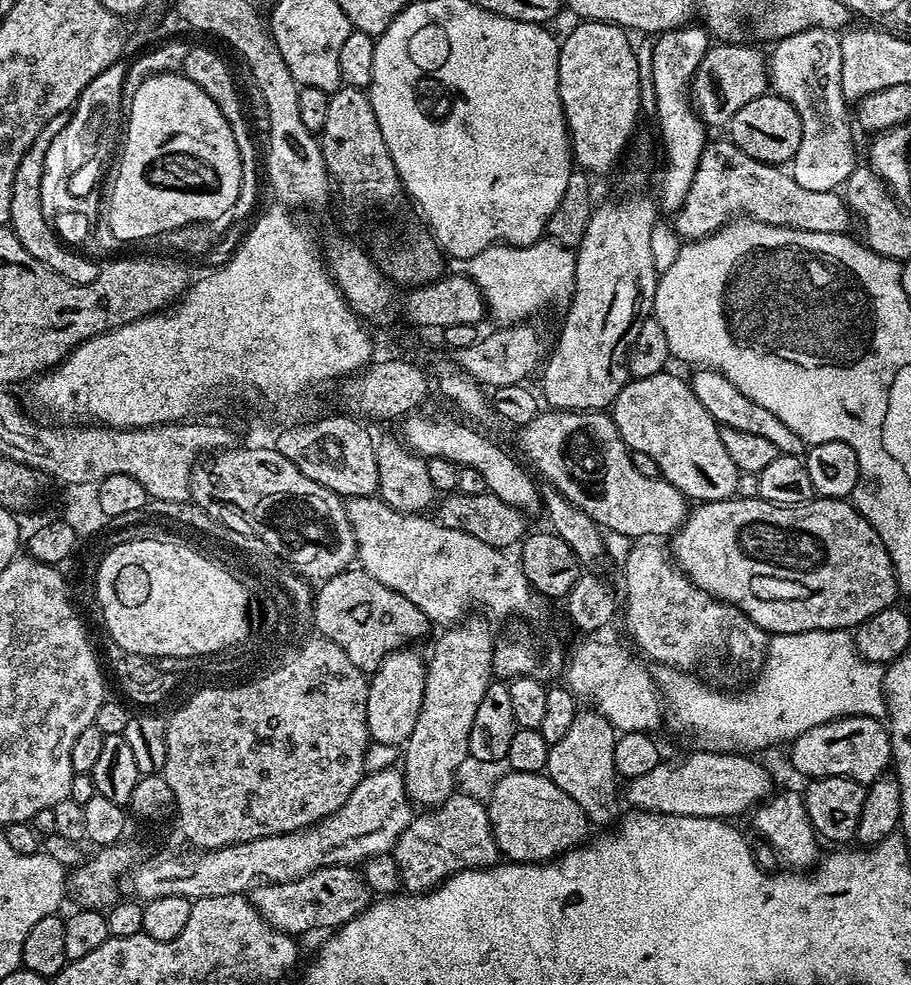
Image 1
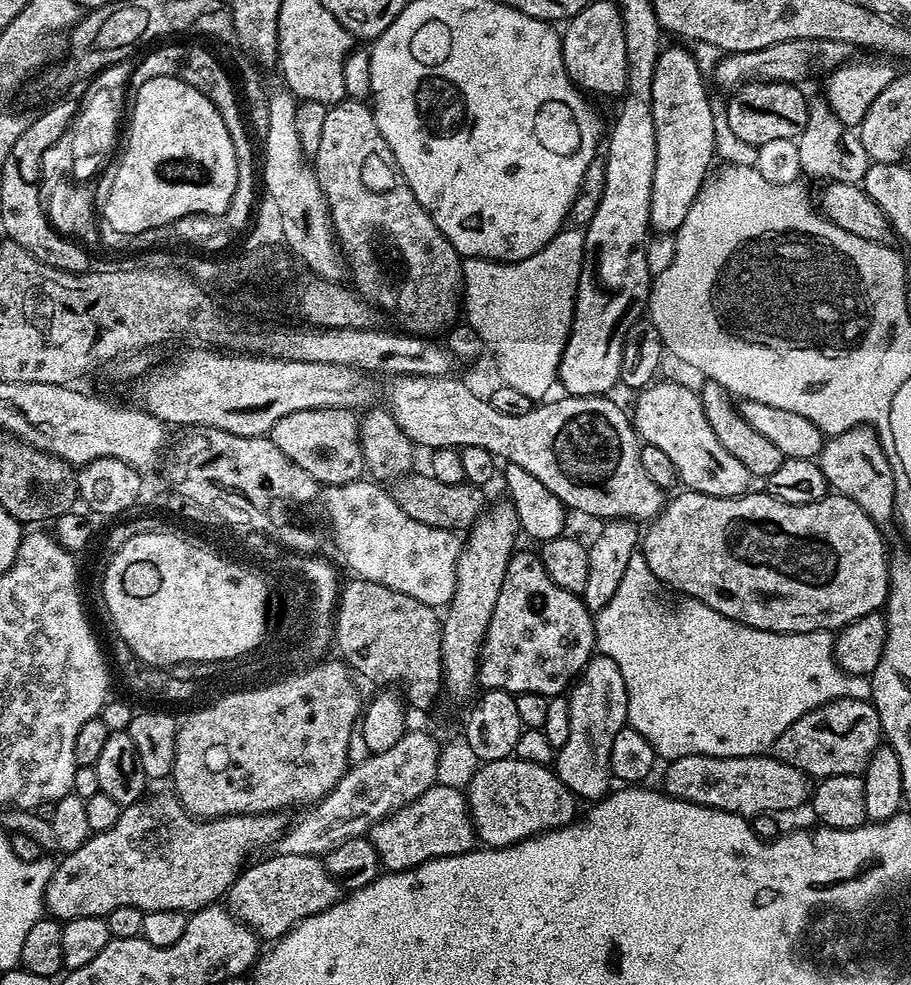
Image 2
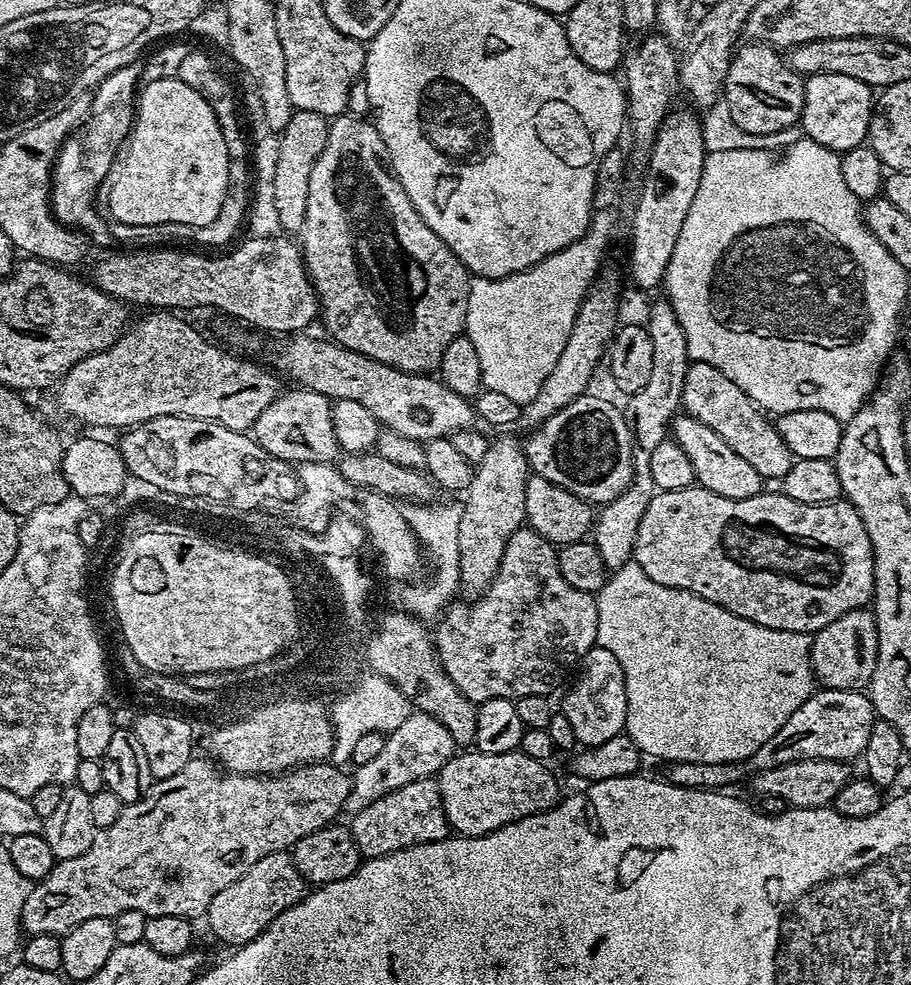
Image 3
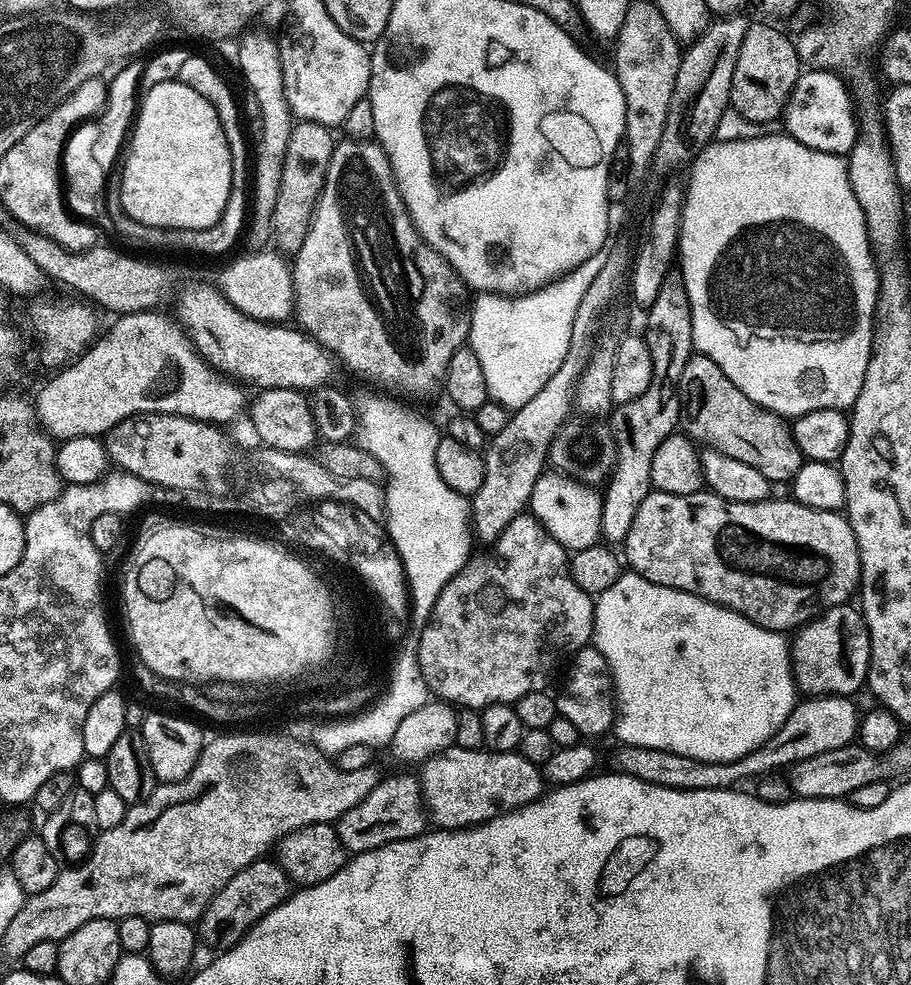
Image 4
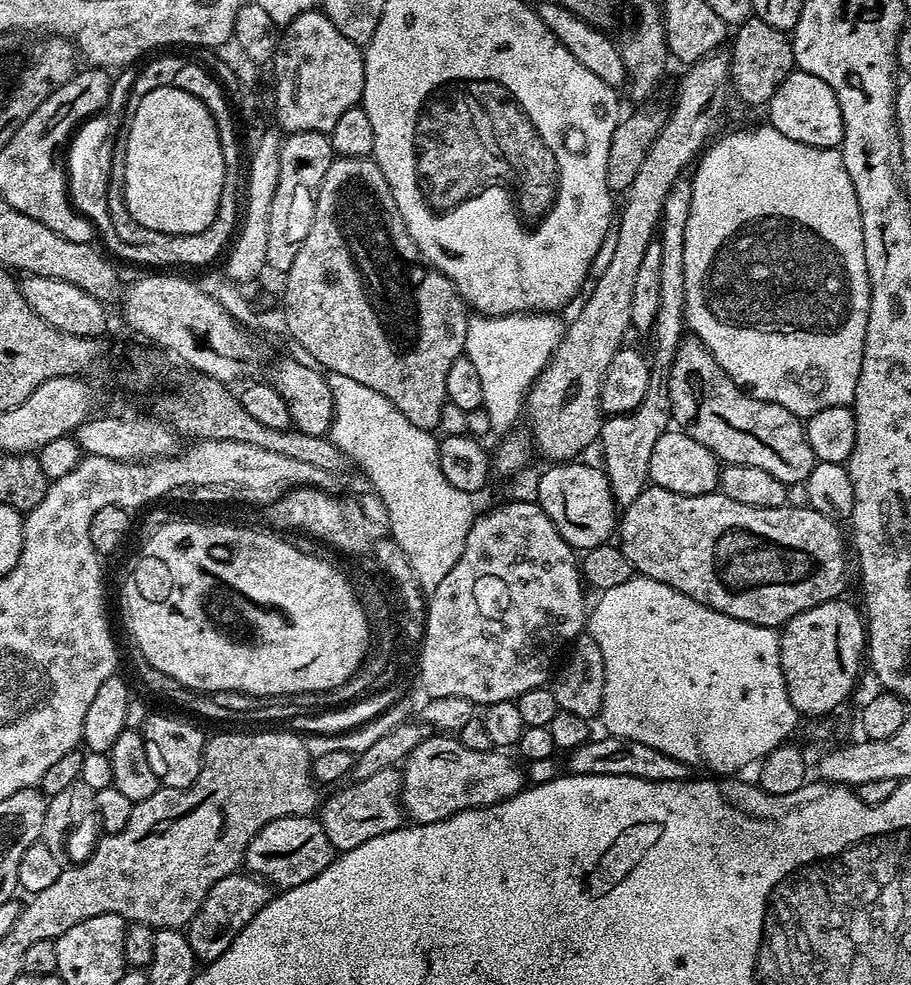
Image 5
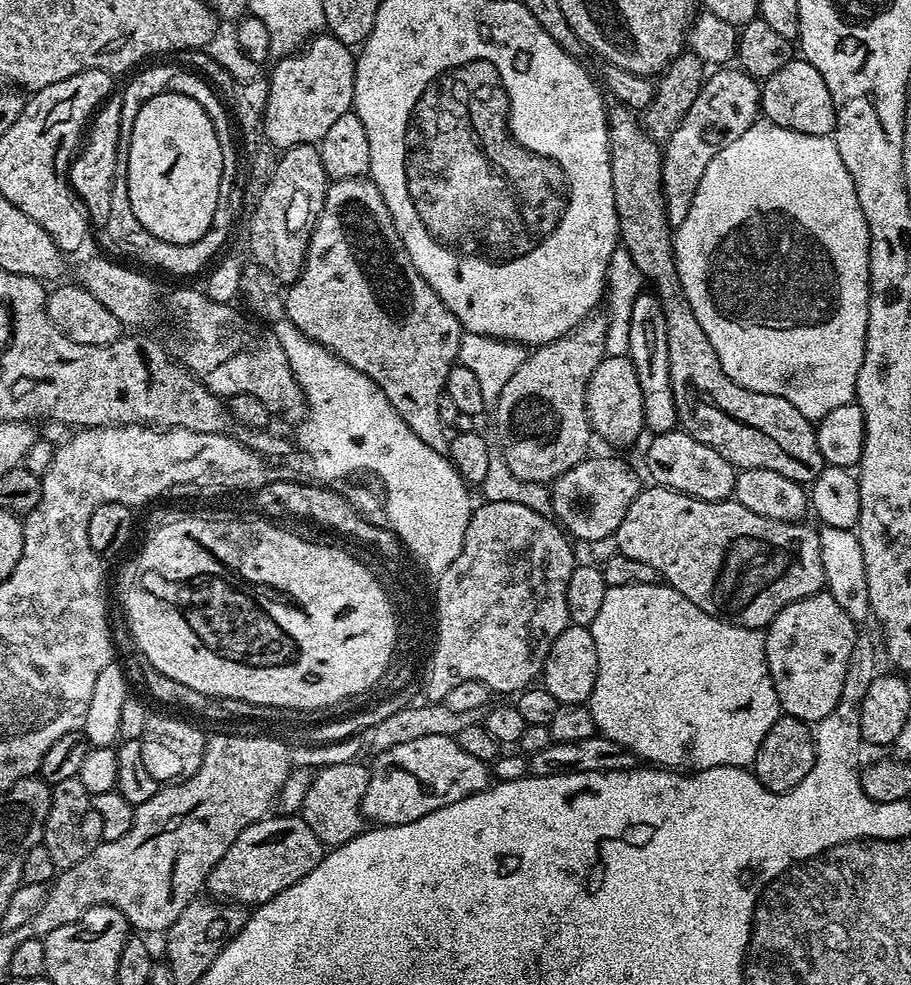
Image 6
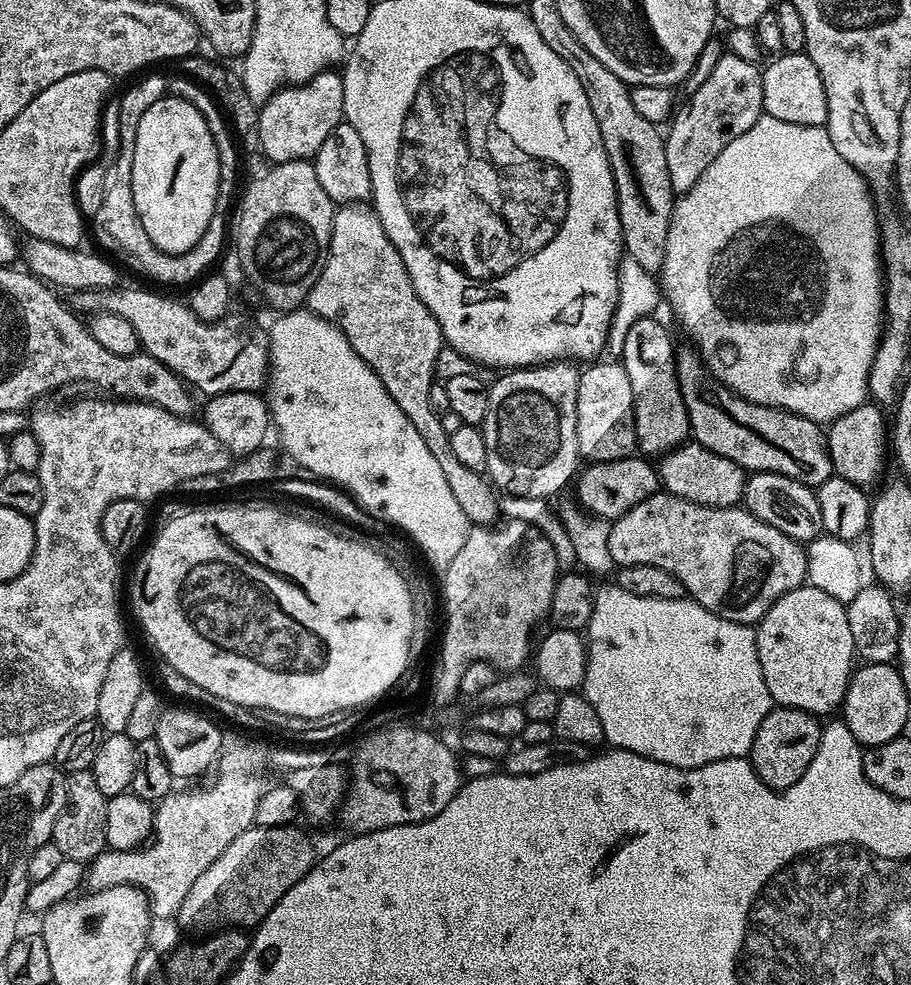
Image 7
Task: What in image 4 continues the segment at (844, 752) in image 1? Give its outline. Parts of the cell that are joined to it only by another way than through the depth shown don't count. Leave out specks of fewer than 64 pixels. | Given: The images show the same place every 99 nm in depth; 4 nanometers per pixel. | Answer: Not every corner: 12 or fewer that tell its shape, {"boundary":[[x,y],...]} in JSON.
{"boundary":[[846,696],[801,699],[734,762],[617,743],[607,767],[678,790],[736,788],[858,736]]}

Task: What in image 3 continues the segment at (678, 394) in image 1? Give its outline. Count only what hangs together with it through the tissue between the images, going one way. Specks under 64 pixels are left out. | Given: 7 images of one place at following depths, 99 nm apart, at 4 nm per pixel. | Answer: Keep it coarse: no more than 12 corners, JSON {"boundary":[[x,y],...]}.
{"boundary":[[680,414],[670,432],[699,487],[735,500],[762,477],[710,426]]}

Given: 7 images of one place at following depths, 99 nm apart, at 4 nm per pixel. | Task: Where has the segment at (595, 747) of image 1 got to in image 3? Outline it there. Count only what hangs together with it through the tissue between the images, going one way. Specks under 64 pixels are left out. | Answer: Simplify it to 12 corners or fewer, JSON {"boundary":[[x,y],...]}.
{"boundary":[[599,646],[580,660],[562,711],[577,745],[623,733],[622,665]]}

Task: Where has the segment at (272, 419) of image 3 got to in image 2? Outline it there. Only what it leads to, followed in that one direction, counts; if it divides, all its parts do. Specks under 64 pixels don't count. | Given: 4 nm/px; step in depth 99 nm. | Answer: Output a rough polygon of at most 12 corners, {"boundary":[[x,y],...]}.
{"boundary":[[346,408],[298,410],[267,437],[317,485],[365,475]]}

